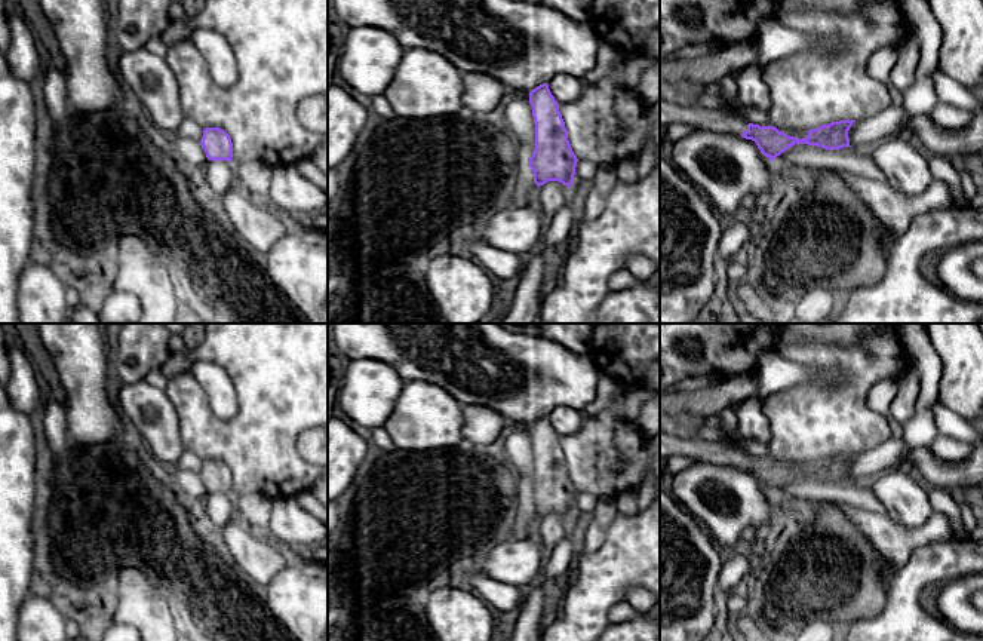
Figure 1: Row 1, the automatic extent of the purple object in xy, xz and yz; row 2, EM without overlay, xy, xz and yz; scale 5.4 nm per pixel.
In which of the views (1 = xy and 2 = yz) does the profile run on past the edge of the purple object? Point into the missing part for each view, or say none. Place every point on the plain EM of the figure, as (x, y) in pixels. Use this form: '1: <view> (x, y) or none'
1: none
2: yz (670, 442)

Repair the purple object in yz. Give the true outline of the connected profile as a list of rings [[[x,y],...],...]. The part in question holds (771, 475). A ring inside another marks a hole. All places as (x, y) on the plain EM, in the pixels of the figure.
[[[660,430],[660,461],[675,454],[681,454],[703,463],[741,467],[746,472],[755,473],[761,485],[769,493],[774,493],[795,476],[817,478],[826,482],[851,479],[848,463],[855,453],[839,453],[818,458],[808,463],[808,467],[799,472],[780,464],[774,458],[747,456],[744,451],[731,445],[706,441],[695,435],[685,436],[676,430]]]

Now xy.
[[[219,460],[203,461],[200,476],[206,485],[208,493],[227,493],[233,490],[233,475],[230,467]]]

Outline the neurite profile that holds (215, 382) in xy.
[[[197,361],[190,372],[205,390],[216,421],[227,421],[237,415],[239,399],[227,371],[214,362]]]

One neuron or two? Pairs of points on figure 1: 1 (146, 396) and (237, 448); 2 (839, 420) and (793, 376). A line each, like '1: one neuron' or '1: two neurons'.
1: two neurons
2: two neurons

